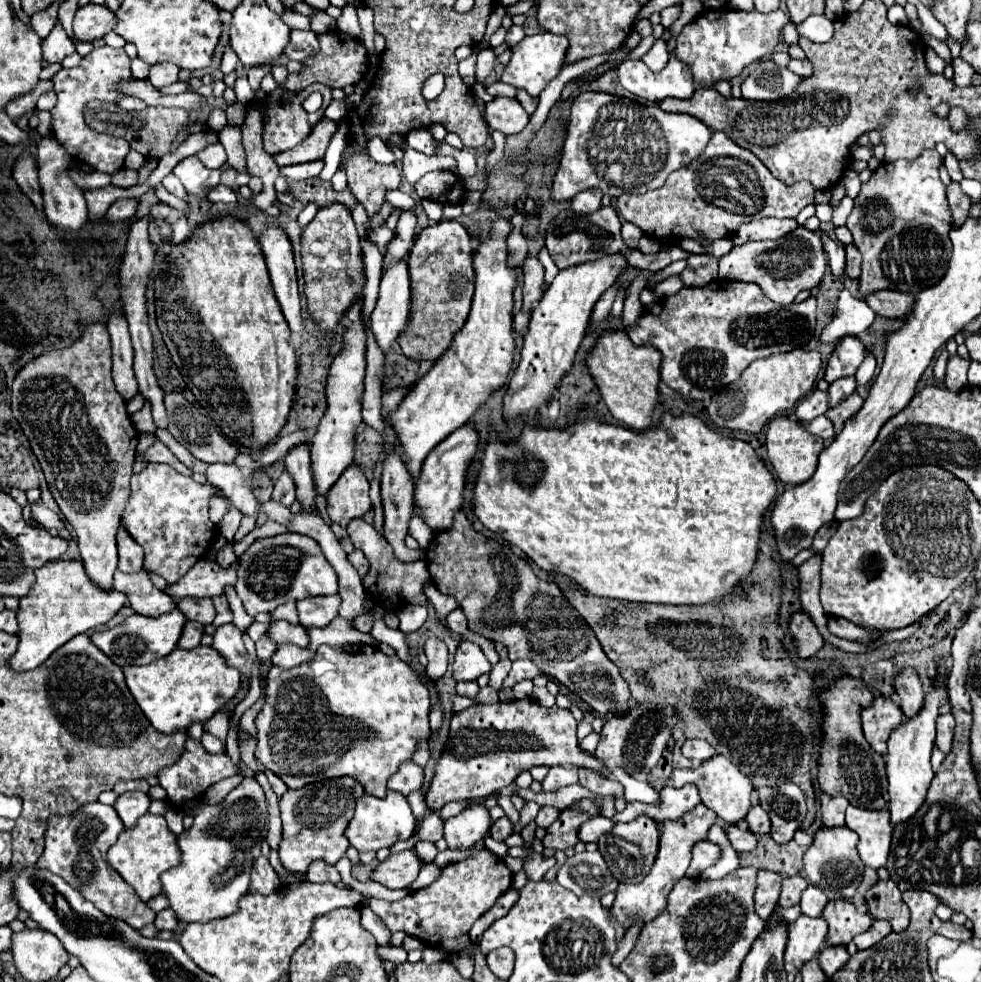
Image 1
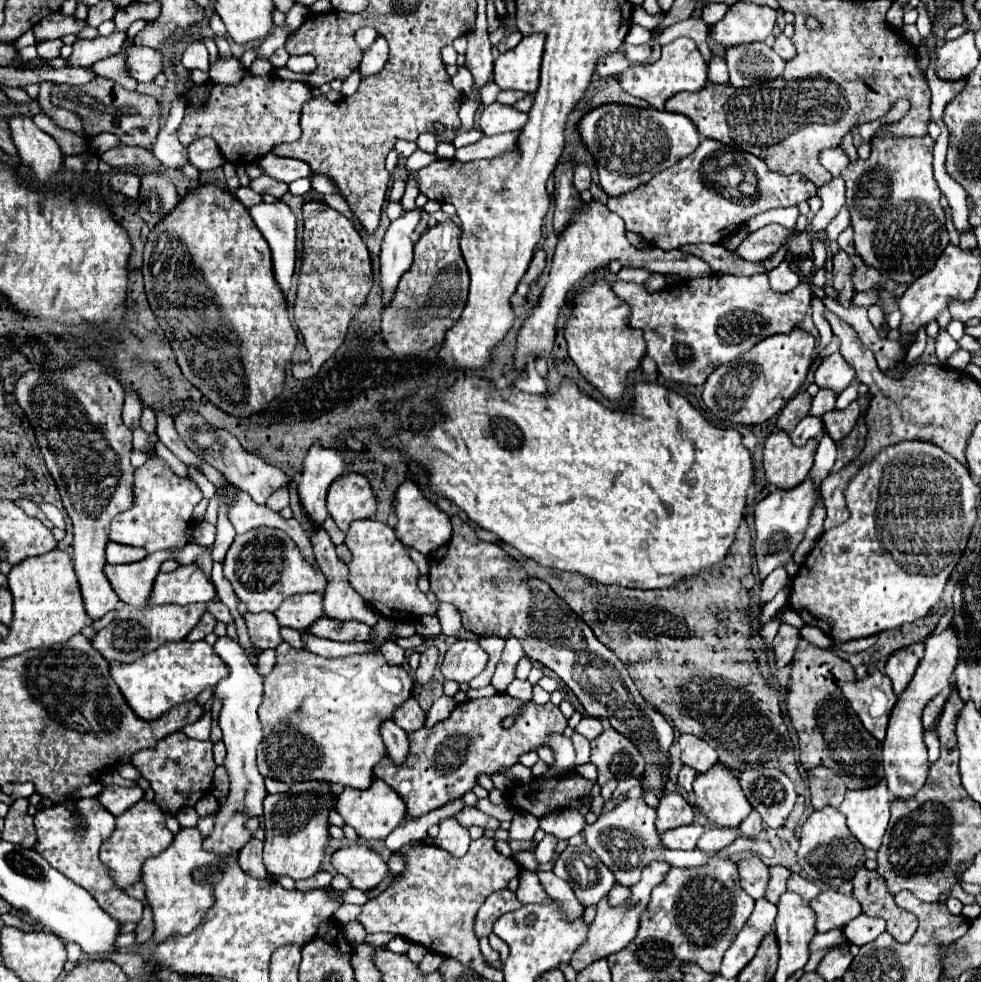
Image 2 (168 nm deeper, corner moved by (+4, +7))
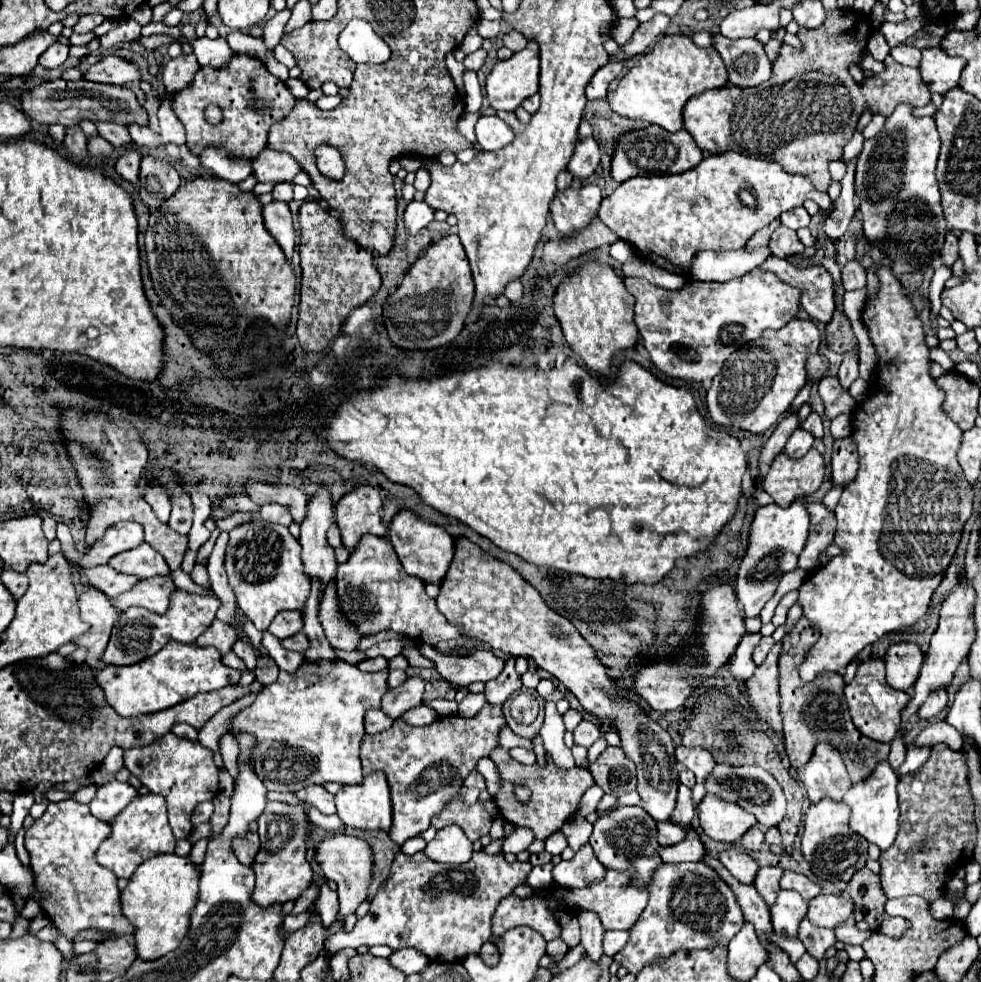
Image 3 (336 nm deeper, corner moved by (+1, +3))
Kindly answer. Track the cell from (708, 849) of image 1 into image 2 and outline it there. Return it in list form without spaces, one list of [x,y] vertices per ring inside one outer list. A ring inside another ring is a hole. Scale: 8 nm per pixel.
[[[698,824],[680,826],[674,830],[668,830],[664,836],[664,844],[674,850],[692,850],[696,848],[696,842],[700,840],[700,834],[704,834],[704,828]]]

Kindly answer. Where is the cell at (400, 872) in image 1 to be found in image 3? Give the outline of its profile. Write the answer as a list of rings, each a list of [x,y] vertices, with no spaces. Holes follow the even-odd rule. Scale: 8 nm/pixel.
[[[333,834],[323,838],[315,846],[315,860],[321,866],[325,878],[331,878],[337,882],[337,892],[339,892],[339,916],[337,922],[345,922],[349,914],[357,910],[357,906],[365,900],[367,888],[373,876],[373,852],[369,844],[361,838],[349,836],[349,834]]]

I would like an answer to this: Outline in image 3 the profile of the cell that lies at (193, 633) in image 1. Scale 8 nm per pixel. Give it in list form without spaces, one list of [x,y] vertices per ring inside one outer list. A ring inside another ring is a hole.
[[[215,620],[209,626],[209,630],[197,638],[195,644],[197,646],[215,646],[221,654],[229,654],[235,642],[237,642],[237,632],[229,624]]]

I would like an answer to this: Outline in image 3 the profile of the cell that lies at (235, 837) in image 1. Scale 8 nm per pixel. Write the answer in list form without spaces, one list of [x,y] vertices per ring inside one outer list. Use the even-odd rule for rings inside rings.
[[[161,854],[143,862],[129,878],[127,888],[121,892],[123,916],[135,926],[137,958],[155,960],[175,950],[189,928],[189,912],[197,902],[199,872],[189,858],[177,854]]]

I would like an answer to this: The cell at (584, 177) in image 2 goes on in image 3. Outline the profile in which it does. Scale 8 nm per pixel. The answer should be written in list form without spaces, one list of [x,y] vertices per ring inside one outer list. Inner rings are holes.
[[[587,136],[577,140],[567,168],[571,170],[573,176],[577,176],[579,180],[585,180],[595,172],[595,168],[599,166],[599,160],[601,160],[601,150],[597,140],[593,136]]]

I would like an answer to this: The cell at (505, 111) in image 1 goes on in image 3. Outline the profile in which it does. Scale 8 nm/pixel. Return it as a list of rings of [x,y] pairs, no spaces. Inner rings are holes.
[[[481,116],[475,124],[475,134],[483,150],[499,150],[513,140],[513,130],[497,116]]]

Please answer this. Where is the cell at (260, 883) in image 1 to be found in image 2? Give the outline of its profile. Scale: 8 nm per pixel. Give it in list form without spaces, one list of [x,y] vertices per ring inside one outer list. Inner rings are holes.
[[[250,838],[248,844],[240,850],[238,854],[238,864],[240,868],[252,876],[252,878],[268,878],[268,872],[266,872],[266,866],[262,862],[262,842],[256,840],[256,838]]]

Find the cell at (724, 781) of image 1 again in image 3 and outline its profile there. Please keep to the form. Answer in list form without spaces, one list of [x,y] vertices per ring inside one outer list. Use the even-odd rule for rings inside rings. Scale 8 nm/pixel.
[[[705,796],[697,807],[697,816],[703,832],[717,842],[739,842],[757,824],[753,814],[717,796]]]

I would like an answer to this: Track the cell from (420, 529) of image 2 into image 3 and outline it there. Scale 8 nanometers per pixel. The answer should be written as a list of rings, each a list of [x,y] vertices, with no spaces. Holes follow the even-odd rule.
[[[401,510],[389,524],[389,540],[409,576],[419,578],[425,584],[443,582],[453,558],[453,538],[441,526],[421,522],[411,510]]]

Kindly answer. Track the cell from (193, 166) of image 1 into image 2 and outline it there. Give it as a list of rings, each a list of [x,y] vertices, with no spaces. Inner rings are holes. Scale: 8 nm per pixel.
[[[178,98],[170,104],[170,116],[162,130],[158,132],[158,140],[152,146],[152,154],[170,170],[182,170],[184,164],[188,164],[188,148],[178,142],[176,130],[182,124],[182,118],[186,114],[186,98]]]

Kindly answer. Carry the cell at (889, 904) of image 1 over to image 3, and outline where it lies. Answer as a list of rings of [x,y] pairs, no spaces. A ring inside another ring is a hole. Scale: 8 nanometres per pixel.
[[[863,868],[863,870],[855,872],[853,878],[847,882],[845,892],[851,896],[851,900],[855,904],[855,920],[867,922],[871,926],[871,930],[899,936],[909,928],[907,920],[893,918],[885,912],[887,896],[881,890],[879,876],[873,874],[871,870]]]

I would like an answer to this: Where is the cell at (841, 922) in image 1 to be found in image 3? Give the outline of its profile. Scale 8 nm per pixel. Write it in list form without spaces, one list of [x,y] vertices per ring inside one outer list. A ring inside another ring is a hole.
[[[819,894],[809,902],[807,918],[821,928],[835,928],[837,924],[849,920],[853,916],[853,902],[851,898],[839,894],[839,896],[827,896]]]

